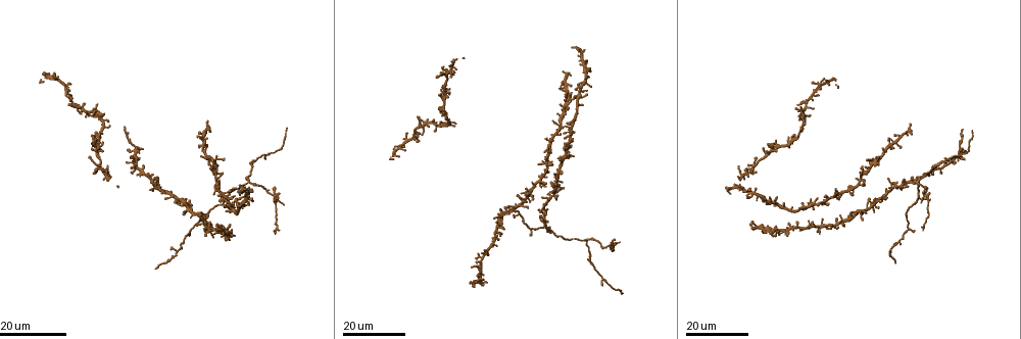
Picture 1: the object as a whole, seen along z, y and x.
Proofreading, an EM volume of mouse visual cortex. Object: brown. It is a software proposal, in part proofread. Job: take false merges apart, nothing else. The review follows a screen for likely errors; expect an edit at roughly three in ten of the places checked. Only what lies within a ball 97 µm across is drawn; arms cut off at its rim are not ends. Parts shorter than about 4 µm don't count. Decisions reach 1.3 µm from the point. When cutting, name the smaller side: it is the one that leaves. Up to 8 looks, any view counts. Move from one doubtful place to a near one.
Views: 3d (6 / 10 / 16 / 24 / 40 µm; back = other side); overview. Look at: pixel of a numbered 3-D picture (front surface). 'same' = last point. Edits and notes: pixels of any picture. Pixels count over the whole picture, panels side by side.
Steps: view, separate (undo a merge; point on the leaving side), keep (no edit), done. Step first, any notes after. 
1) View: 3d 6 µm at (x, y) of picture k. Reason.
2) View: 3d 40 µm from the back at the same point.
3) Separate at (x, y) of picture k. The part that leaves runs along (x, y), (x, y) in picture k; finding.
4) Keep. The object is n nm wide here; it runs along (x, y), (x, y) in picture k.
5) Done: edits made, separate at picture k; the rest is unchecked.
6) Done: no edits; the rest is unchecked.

View: 3d 16 µm at (600, 278) of picture 1. Sudden change in width.

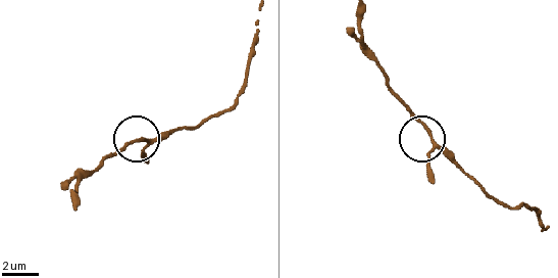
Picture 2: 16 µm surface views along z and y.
View: 3d 10 µm at (140, 140) of picture 2. Zoom in.

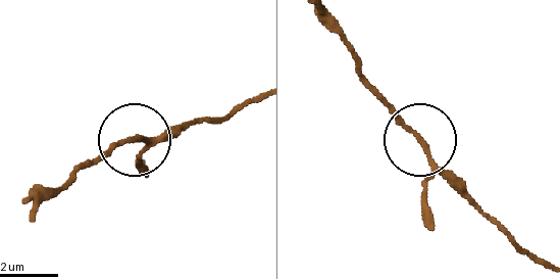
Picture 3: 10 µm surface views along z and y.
Keep. The object is 140 nm wide here; it runs along (36, 213), (74, 173), (123, 144), (167, 139), (201, 125) in picture 3; all the same neuron.

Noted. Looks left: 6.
View: 3d 24 µm at (588, 240) of picture 1. Four-way junction.

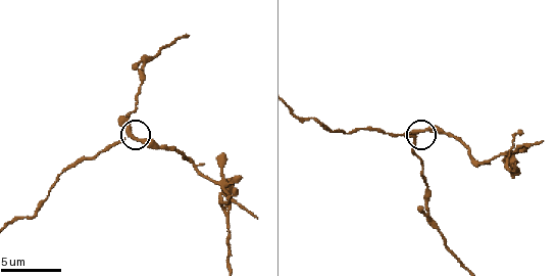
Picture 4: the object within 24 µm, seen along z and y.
View: 3d 10 µm at (129, 133) of picture 4.

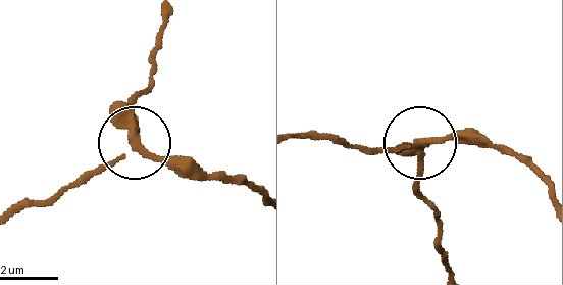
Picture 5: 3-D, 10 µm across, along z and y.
View: 3d 10 µm from the back at (138, 142) of picture 5.

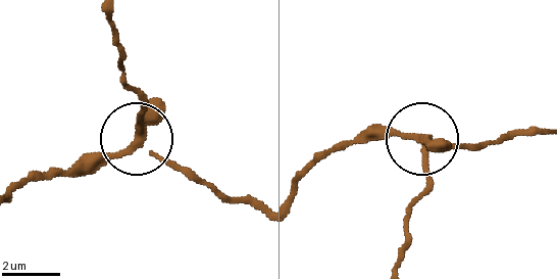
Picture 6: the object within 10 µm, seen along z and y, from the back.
Separate at (112, 157) of picture 6. The object is 230 nm wide here; the part that leaves runs along (425, 140), (367, 133), (338, 143), (297, 184) in picture 6; a second neuron is stuck on.

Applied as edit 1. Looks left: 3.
View: overview.

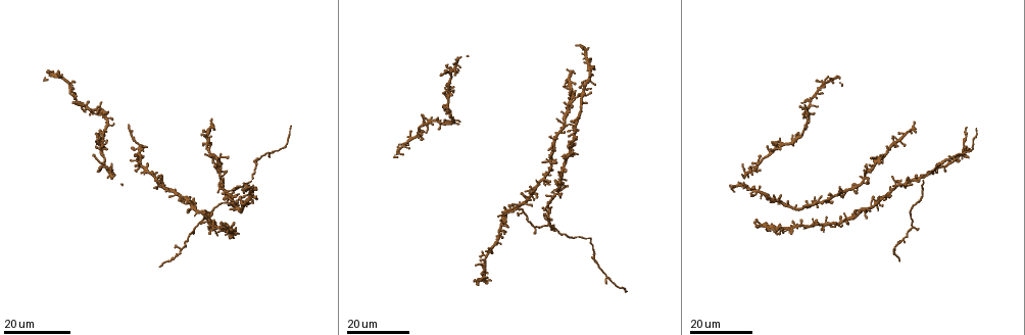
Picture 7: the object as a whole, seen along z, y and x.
View: 3d 24 µm at (162, 188) of picture 7. Four or more arms meet.

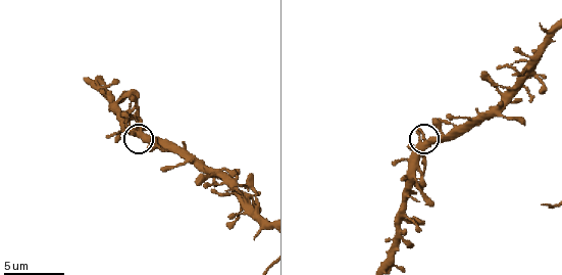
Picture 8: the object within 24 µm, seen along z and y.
View: 3d 10 µm at (425, 143) of picture 8. Zoom in.

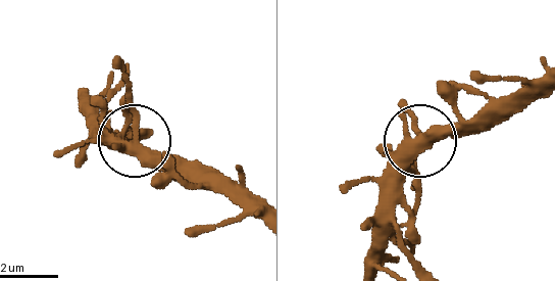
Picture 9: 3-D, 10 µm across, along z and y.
Keep. 4 arms meet here; continuous, no second neuron.

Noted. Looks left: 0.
Done: edits made, separate at picture 6; the rest is unchecked.

